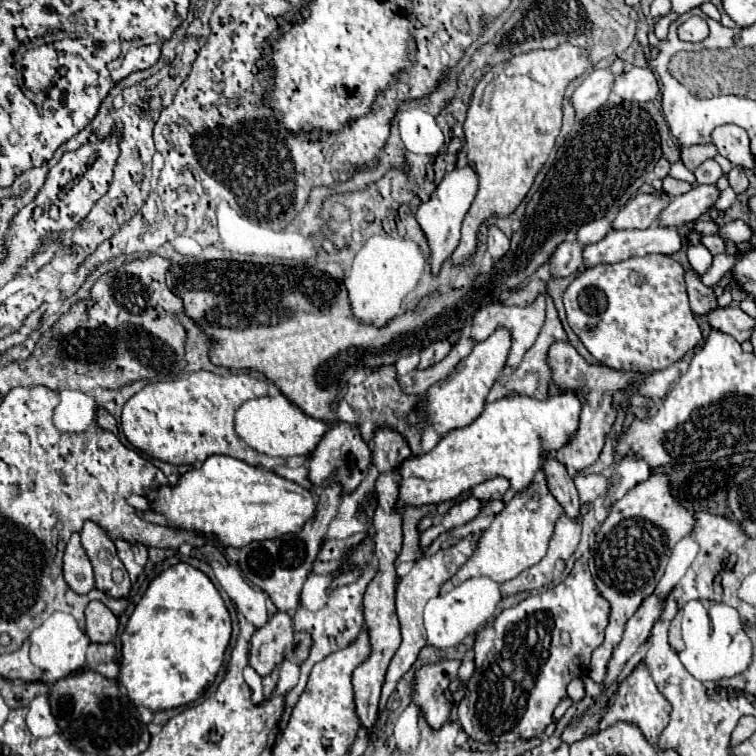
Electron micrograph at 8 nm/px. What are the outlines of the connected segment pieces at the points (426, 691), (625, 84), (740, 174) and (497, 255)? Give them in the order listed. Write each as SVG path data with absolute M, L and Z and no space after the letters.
M441 660L439 664L423 666L415 674L413 700L421 706L427 722L433 728L439 728L449 718L453 698L447 684L455 678L459 666L461 660Z
M633 68L617 76L613 90L629 102L651 102L659 94L659 80L651 68Z
M731 168L731 172L727 174L729 186L735 190L735 194L743 194L747 190L747 176L743 168Z
M491 226L489 238L487 238L487 248L495 260L501 260L501 256L505 256L505 252L509 252L509 238L497 226Z

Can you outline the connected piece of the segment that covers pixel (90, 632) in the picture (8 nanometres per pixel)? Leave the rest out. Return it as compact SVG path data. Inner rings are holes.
M93 600L85 608L87 618L87 636L91 642L105 644L111 642L117 634L117 616L99 600Z

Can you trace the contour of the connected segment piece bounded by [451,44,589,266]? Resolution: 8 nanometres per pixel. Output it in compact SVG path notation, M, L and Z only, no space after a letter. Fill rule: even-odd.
M561 44L555 50L533 50L527 54L519 54L509 58L507 62L501 62L493 66L477 84L473 92L471 106L467 110L467 118L463 124L465 132L465 146L467 146L467 162L473 166L479 178L479 190L475 194L475 200L463 220L463 238L457 250L453 252L451 260L455 266L467 264L475 252L477 252L477 232L483 222L489 218L505 218L511 212L517 210L517 206L523 202L527 192L533 186L533 180L537 172L543 168L543 164L549 158L549 152L555 146L555 138L561 132L561 120L563 120L563 96L565 88L571 80L581 76L589 68L587 52L573 46L573 44Z

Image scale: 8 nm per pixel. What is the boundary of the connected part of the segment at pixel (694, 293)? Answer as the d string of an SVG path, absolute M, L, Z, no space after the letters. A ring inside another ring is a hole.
M695 272L685 274L687 278L687 292L689 292L689 300L691 300L691 310L695 314L707 314L713 308L717 308L717 296L713 292L713 288L705 286L699 276Z

